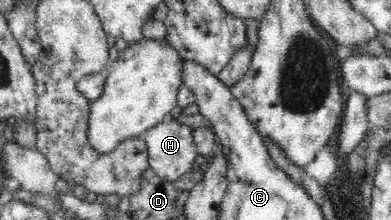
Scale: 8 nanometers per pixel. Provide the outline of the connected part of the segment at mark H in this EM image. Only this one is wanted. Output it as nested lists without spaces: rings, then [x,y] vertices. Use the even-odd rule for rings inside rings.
[[[170,117],[145,132],[149,168],[156,176],[176,182],[200,159],[192,128]]]

